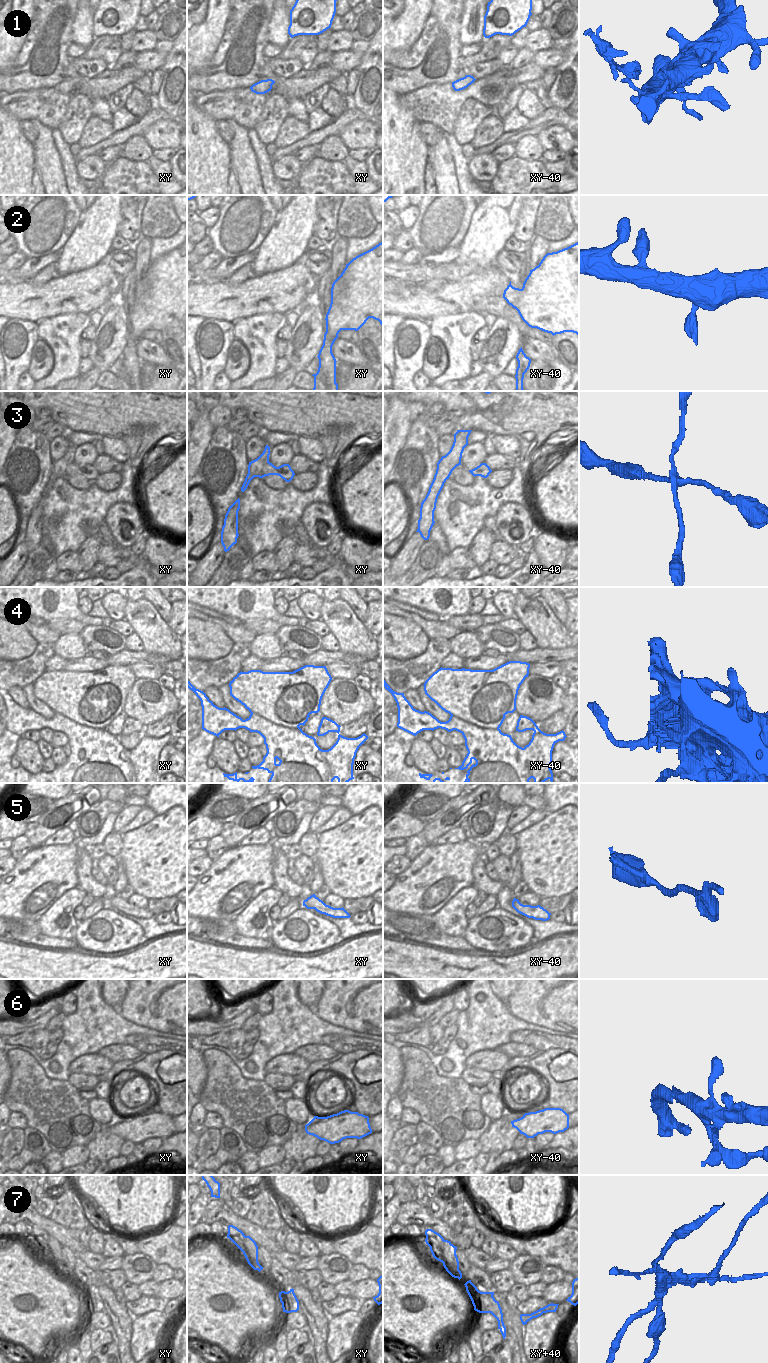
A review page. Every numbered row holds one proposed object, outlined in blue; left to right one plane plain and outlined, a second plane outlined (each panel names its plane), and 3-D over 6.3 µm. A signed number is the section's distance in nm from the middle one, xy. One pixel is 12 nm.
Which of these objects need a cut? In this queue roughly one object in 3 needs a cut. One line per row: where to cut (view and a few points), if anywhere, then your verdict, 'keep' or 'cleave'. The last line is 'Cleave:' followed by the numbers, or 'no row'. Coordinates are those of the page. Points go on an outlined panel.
1: cut none; keep
2: cut none; keep
3: cut xy (268, 461), (257, 476); cleave
4: cut xy (251, 712), (277, 724), (300, 729); cleave
5: cut none; keep
6: cut none; keep
7: cut xy+40 (444, 1240), (444, 1260), (442, 1262); cleave
Cleave: 3, 4, 7

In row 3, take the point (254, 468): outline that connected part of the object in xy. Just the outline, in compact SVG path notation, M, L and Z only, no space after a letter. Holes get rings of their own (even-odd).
M266 445L263 453L257 459L249 462L248 474L247 474L245 481L241 487L242 492L244 492L247 489L250 481L254 477L258 477L260 475L264 464L269 462L269 455L270 455L270 447L268 445Z

